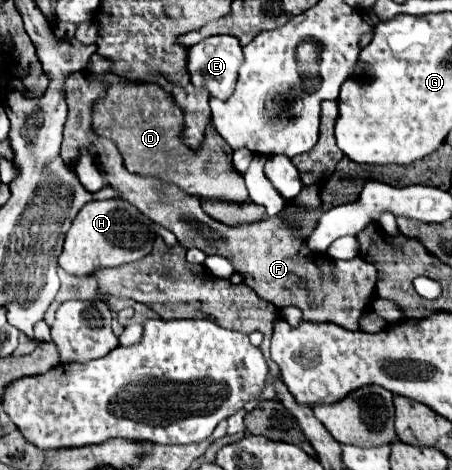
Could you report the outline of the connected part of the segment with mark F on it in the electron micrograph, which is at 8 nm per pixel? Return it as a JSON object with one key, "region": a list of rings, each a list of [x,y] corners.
{"region":[[[71,73],[65,81],[65,95],[69,103],[69,117],[65,123],[65,137],[61,145],[61,157],[71,165],[77,157],[77,147],[85,145],[87,151],[93,155],[95,165],[99,167],[107,185],[115,185],[121,189],[121,197],[135,205],[143,215],[147,215],[157,225],[169,229],[179,245],[185,249],[197,247],[207,255],[221,255],[229,259],[237,273],[243,275],[243,283],[255,289],[255,293],[273,303],[277,309],[283,305],[295,305],[303,311],[303,319],[311,323],[335,323],[349,331],[359,331],[359,319],[363,311],[369,309],[369,303],[375,295],[377,283],[377,269],[375,265],[363,261],[361,257],[349,261],[337,261],[327,253],[311,253],[307,243],[293,235],[293,227],[297,219],[293,213],[281,211],[275,217],[263,219],[251,225],[229,227],[223,225],[209,215],[203,213],[201,201],[179,191],[175,185],[165,185],[155,181],[153,177],[141,177],[123,169],[123,159],[117,147],[95,135],[91,131],[91,107],[95,99],[103,97],[105,83],[103,81],[89,81],[85,73]]]}

